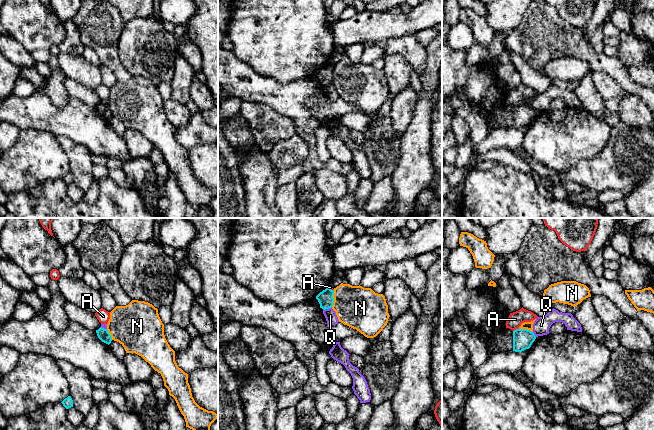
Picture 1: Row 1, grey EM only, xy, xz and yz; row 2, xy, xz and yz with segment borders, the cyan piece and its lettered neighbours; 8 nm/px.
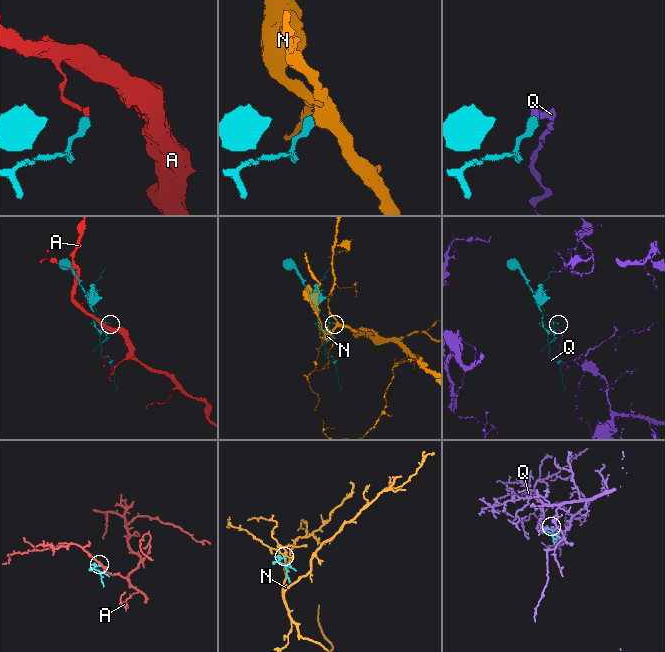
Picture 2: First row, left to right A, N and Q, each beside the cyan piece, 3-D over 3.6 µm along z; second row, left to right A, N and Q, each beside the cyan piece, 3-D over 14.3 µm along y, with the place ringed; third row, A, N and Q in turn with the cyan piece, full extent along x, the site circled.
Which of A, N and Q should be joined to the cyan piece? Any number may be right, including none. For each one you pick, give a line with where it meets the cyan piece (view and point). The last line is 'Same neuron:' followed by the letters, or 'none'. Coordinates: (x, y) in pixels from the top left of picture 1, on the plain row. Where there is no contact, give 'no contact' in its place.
Same neuron: none

